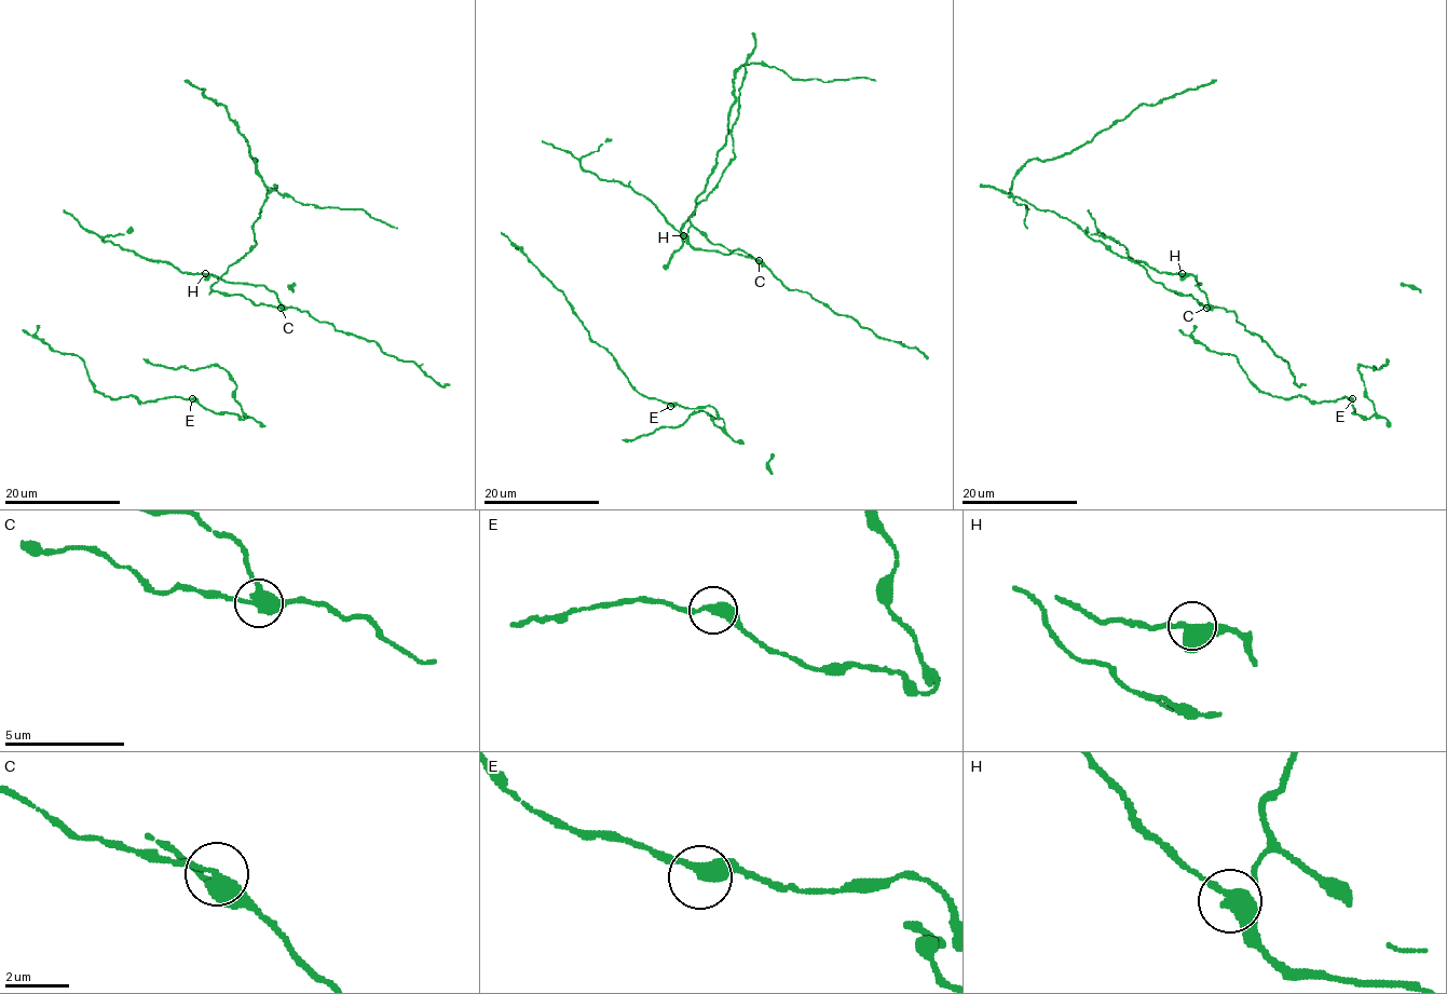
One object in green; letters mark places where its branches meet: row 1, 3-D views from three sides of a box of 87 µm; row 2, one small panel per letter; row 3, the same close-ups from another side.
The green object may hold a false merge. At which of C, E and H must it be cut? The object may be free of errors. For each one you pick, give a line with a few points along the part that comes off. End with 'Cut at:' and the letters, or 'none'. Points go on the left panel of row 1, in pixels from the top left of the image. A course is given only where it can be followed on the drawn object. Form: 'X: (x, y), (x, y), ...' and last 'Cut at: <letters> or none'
C: (281, 307), (210, 288), (256, 244), (253, 225), (268, 186), (222, 105), (186, 80)
Cut at: C

